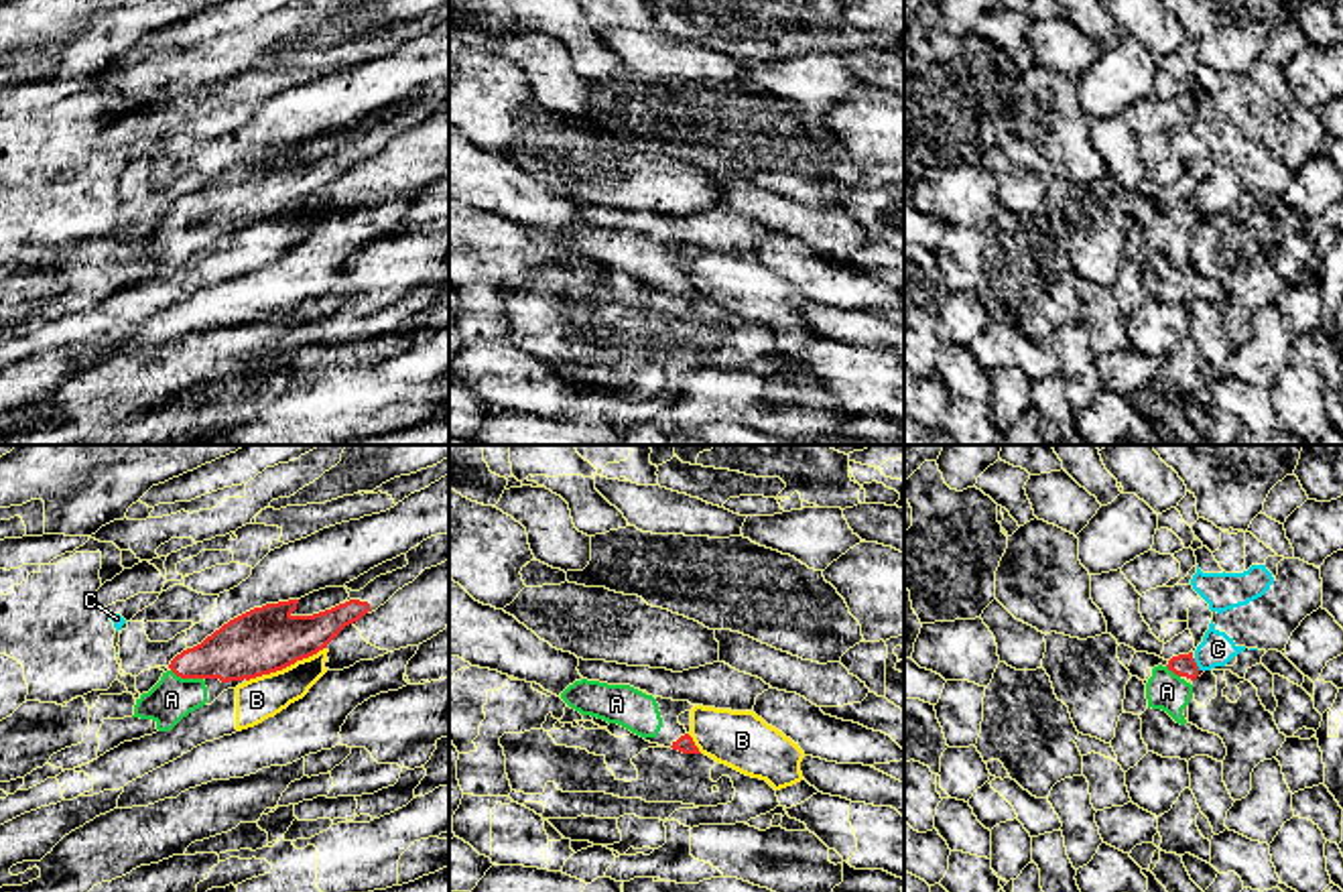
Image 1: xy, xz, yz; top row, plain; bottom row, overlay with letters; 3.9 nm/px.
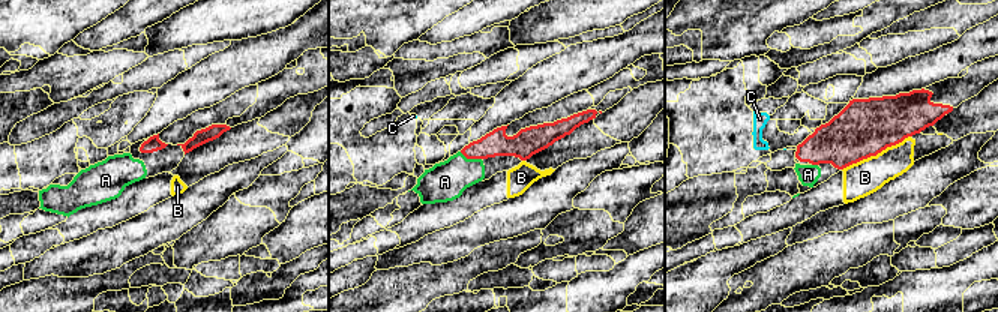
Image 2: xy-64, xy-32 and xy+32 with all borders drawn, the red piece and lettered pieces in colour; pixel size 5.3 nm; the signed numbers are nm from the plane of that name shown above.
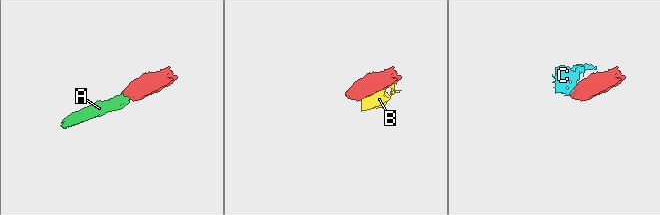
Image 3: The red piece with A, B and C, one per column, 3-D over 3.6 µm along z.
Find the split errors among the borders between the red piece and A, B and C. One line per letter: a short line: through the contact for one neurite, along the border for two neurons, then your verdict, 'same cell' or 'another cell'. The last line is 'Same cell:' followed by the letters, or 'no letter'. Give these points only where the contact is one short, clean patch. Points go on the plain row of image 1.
A: line xy (242, 194), (204, 206), (187, 222), (171, 244); same cell
B: another cell
C: line yz (1193, 204), (1199, 214); another cell
Same cell: A

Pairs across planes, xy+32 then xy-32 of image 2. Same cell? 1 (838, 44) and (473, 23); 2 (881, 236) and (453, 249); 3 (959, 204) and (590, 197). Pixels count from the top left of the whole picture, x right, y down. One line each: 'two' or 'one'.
1: two
2: two
3: one

